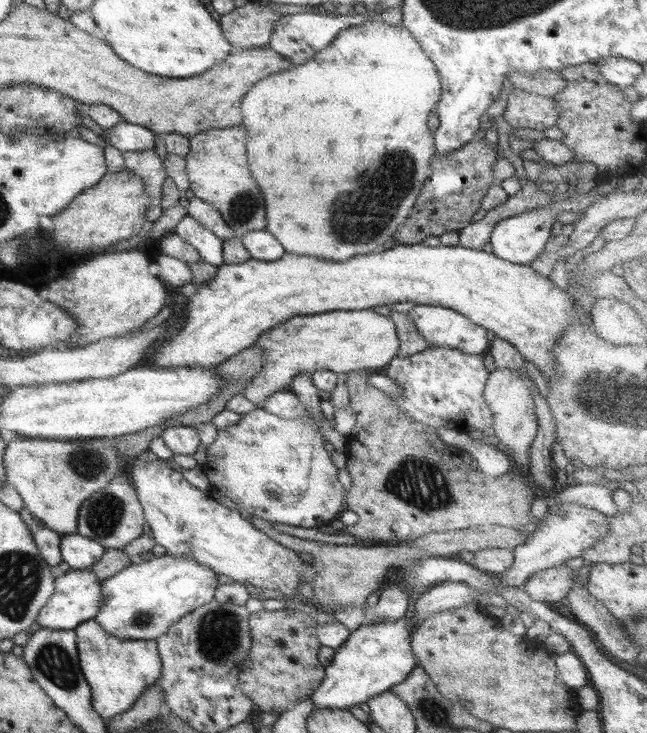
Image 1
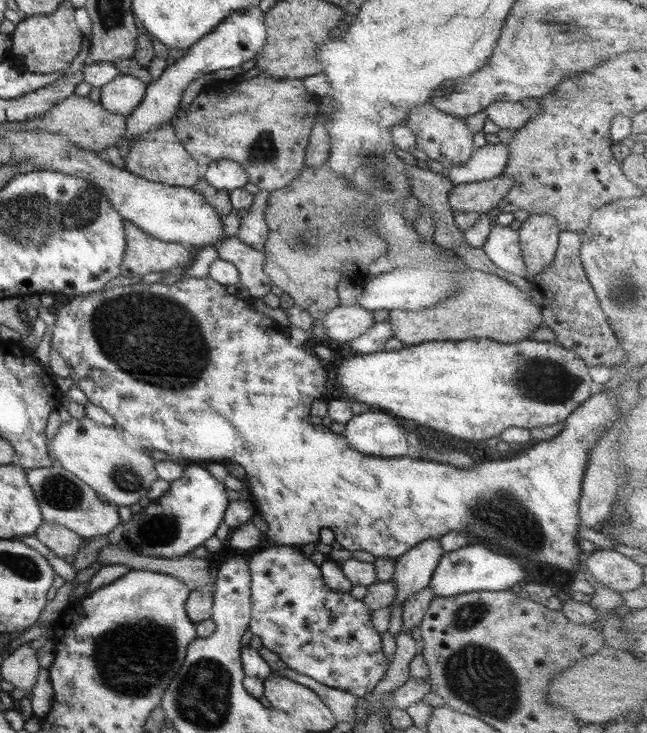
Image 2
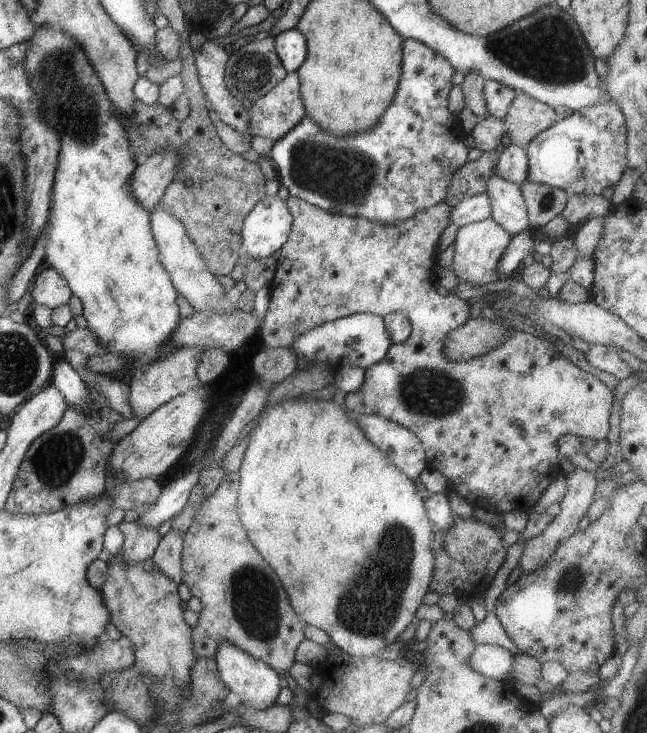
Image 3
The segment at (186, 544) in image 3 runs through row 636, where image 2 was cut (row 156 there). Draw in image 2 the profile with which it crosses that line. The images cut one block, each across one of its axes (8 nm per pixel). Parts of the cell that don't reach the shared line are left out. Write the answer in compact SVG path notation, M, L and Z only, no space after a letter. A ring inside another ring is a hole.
M260 73L247 80L212 80L194 98L194 102L179 110L176 118L170 120L176 136L200 164L208 164L218 159L230 159L244 167L249 182L259 186L261 191L284 189L305 167L306 147L316 117L321 116L320 96L311 94L304 87L301 78L275 79Z

